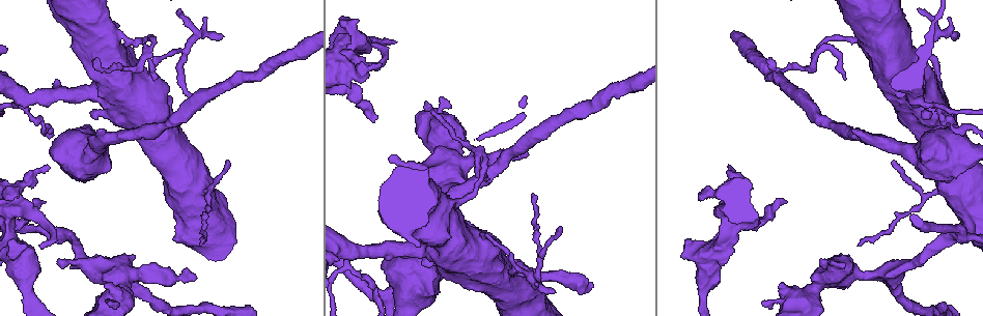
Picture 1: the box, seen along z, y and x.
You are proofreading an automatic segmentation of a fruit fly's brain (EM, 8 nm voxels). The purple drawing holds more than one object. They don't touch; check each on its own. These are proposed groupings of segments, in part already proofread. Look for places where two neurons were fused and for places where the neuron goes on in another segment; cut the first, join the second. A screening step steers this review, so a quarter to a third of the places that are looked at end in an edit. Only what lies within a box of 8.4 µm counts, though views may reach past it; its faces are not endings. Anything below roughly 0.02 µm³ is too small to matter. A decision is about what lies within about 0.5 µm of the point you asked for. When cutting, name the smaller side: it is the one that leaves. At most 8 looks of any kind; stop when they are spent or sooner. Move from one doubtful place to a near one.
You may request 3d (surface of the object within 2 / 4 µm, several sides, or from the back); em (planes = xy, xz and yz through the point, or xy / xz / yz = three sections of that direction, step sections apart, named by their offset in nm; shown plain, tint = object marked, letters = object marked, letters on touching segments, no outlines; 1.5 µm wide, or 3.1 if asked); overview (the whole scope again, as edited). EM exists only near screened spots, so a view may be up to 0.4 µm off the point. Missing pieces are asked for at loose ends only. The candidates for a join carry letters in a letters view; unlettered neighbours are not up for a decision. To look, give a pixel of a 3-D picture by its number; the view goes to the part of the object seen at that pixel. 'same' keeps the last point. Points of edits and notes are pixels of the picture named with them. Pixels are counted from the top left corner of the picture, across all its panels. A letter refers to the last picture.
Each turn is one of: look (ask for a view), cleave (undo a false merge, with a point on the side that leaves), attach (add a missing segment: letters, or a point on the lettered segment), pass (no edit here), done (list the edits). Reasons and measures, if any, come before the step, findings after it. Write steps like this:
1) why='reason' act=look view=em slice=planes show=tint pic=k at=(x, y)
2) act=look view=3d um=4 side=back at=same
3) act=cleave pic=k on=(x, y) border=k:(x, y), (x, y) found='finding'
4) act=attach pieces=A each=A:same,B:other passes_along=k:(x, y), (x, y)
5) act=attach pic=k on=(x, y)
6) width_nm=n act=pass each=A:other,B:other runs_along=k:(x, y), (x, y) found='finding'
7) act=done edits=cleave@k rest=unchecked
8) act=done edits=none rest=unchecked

why='thick end' act=look view=em slice=planes show=tint pic=1 at=(102, 128)

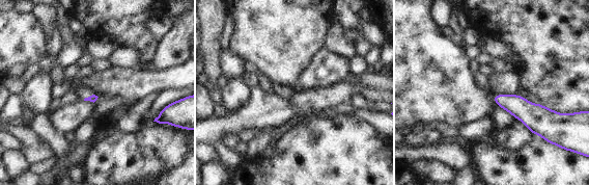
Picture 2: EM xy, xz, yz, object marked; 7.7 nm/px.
act=look view=em slice=planes show=letters at=same

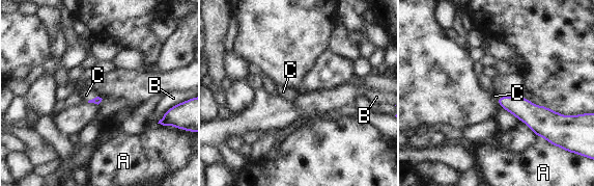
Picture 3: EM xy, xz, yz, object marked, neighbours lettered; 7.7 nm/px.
act=attach pieces=C each=A:other,B:other,C:same passes_along=3:(97, 100), (92, 99), (86, 95) found='it goes on there'

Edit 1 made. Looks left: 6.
why='an open end' act=look view=3d um=2 pic=1 at=(373, 122)

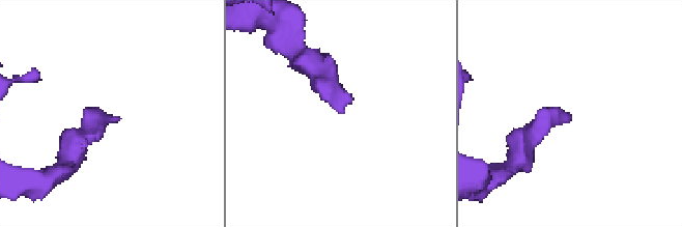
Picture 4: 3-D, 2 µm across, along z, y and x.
why='shape alone is not enough' act=look view=em slice=planes show=letters pic=4 at=(344, 112)

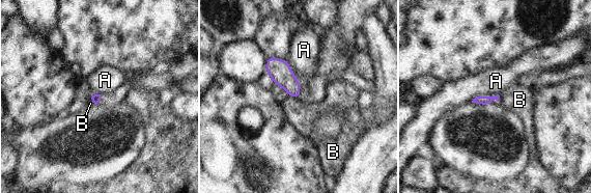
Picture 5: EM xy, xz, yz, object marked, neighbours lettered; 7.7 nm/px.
act=pass each=A:other,B:other border=5:(289, 95), (299, 99) found='no lettered segment goes on from it'

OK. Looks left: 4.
why='an open end' act=look view=em slice=planes show=letters pic=1 at=(98, 57)

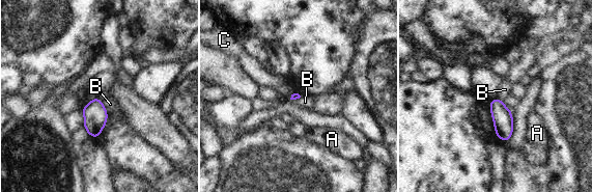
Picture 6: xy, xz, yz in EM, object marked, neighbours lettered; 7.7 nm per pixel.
act=pass each=A:other,B:other,C:other border=6:(94, 97), (101, 100), (107, 112) found='none of them fits'

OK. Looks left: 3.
act=done edits=attach@3 rest=unchecked

